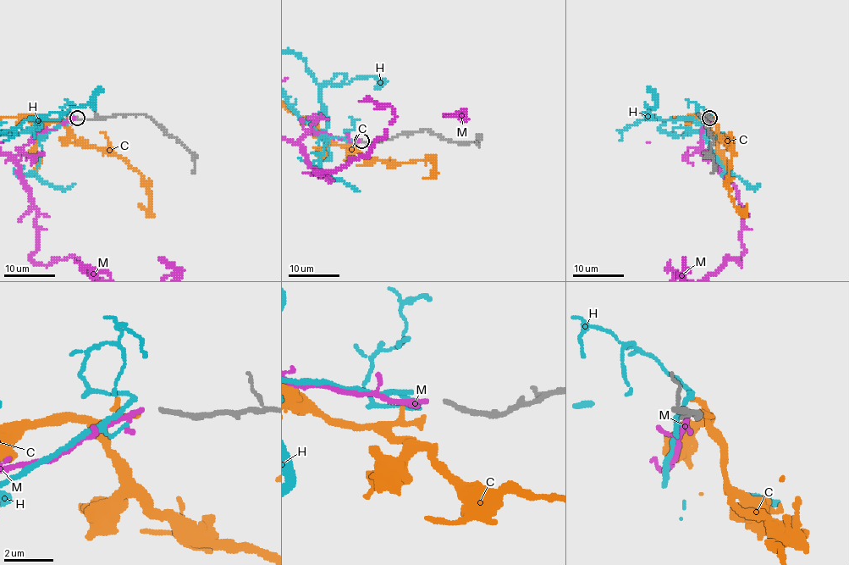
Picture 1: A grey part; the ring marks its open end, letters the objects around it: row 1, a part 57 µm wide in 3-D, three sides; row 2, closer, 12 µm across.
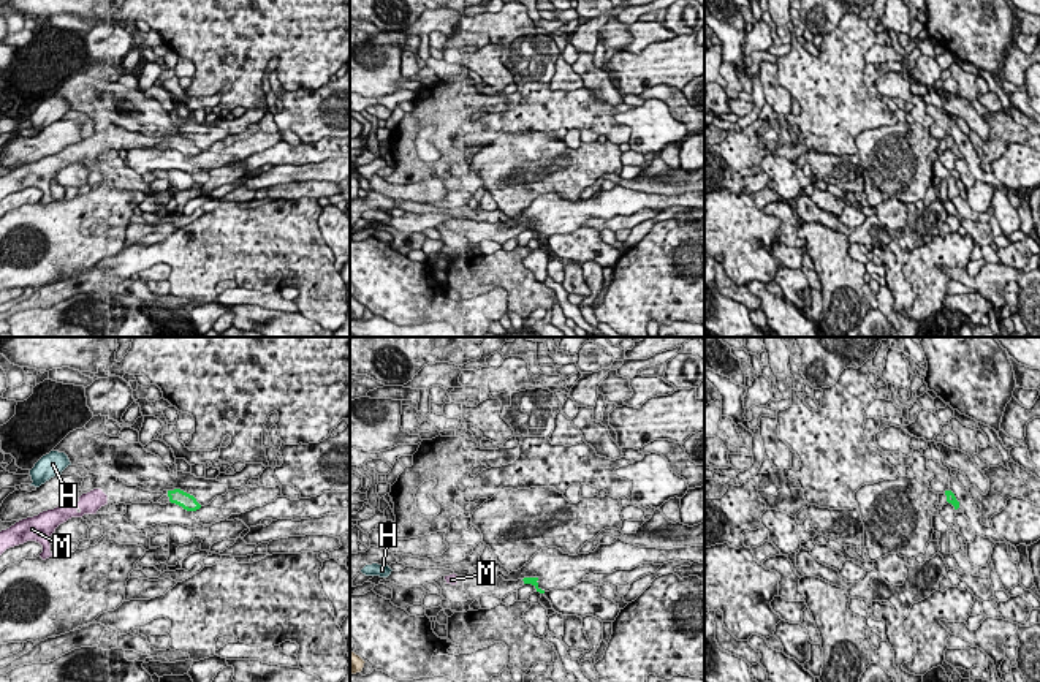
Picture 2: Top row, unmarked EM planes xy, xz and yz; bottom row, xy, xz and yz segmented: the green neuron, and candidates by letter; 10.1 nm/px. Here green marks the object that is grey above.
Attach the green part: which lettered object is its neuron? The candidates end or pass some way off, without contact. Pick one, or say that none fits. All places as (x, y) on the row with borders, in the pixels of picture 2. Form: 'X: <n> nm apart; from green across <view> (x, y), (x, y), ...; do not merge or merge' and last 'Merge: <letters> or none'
C: 1800 nm apart; from green across xz (524, 583), (364, 662); do not merge
H: 1050 nm apart; from green across xy (168, 491), (70, 464); do not merge
M: 600 nm apart; from green across xy (168, 496), (106, 496); merge
Merge: M

